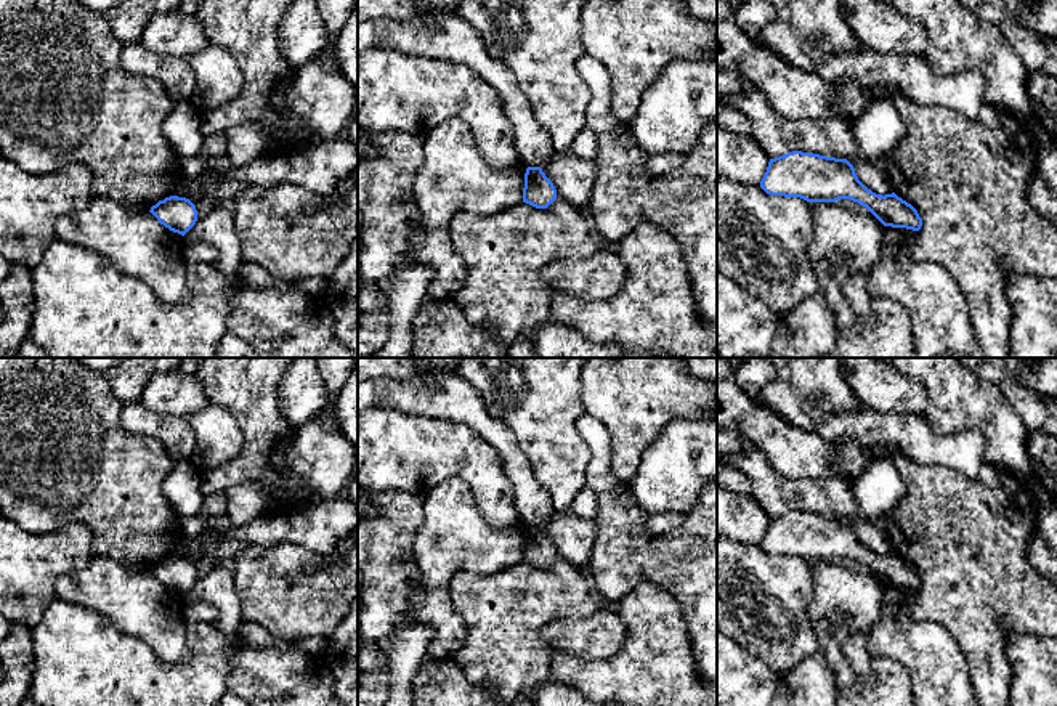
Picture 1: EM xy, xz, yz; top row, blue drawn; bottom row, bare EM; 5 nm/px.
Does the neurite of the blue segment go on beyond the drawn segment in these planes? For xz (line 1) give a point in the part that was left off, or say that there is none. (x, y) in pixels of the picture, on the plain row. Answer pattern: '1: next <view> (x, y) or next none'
1: next none

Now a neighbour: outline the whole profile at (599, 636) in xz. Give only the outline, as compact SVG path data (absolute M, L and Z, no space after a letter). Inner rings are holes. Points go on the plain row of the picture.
M597 610L589 618L565 618L552 621L545 624L541 632L547 650L560 648L574 658L595 661L619 650L626 637L626 626L621 611Z

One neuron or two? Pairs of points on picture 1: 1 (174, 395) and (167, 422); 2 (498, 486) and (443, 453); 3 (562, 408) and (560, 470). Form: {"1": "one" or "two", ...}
{"1": "two", "2": "one", "3": "one"}

